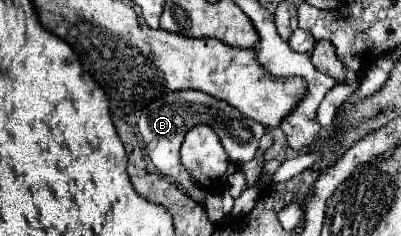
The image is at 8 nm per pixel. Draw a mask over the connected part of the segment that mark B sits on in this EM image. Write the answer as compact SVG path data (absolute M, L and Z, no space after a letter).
M176 90L176 92L168 92L160 98L154 98L142 112L138 118L138 128L140 134L146 142L146 150L148 156L152 160L152 164L160 170L160 174L174 178L174 182L178 182L180 186L184 186L184 190L198 202L204 200L204 192L198 192L198 184L186 174L186 168L180 164L180 146L184 140L184 134L196 126L196 124L210 124L222 146L226 148L230 160L236 166L242 166L246 162L250 162L256 152L258 152L258 144L260 144L260 136L264 134L264 126L254 122L252 118L240 114L236 108L232 108L230 104L212 98L206 92L200 90Z

